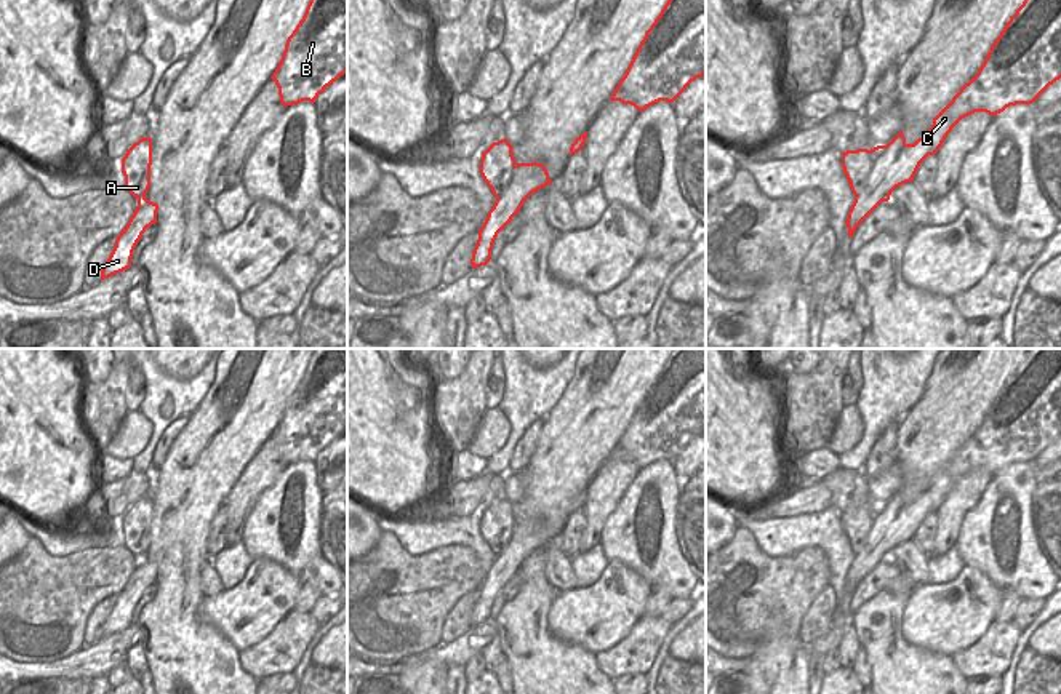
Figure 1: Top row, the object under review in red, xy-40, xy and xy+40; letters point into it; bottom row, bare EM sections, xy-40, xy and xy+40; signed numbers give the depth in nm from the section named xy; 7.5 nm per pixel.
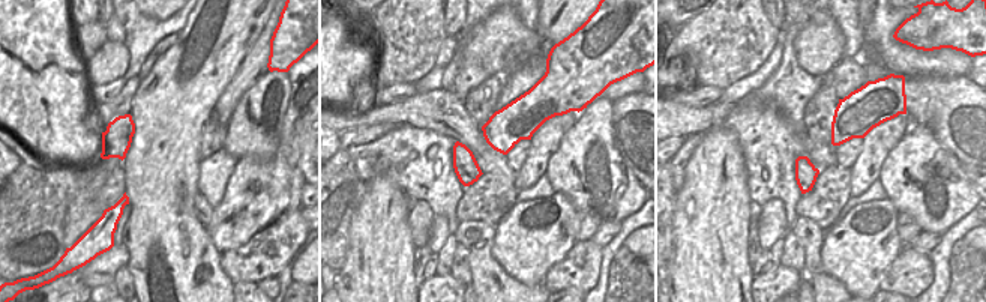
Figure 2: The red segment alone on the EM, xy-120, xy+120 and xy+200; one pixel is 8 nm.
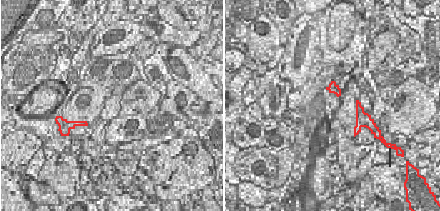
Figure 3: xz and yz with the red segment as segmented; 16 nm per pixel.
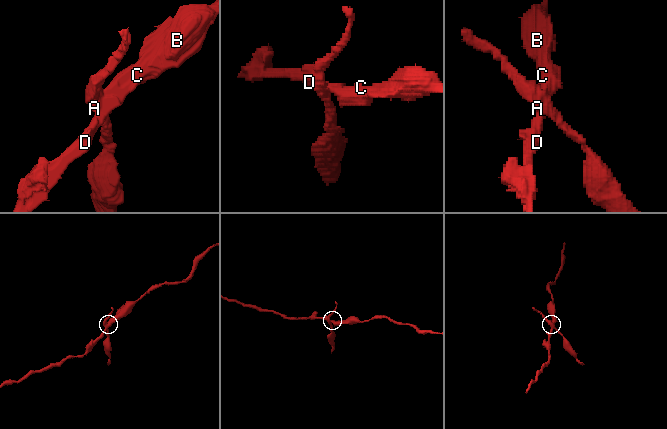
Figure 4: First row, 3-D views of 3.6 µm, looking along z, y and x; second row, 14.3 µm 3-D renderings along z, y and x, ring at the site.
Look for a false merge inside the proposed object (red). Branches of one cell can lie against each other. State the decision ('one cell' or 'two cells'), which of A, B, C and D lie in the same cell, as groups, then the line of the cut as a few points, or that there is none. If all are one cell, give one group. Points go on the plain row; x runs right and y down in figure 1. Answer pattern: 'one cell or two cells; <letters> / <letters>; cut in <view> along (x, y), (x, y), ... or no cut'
two cells; A / B C D; cut in xy+40 along (871, 509), (872, 530), (869, 539), (855, 555)

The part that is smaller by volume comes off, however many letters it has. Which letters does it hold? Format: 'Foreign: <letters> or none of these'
Foreign: A.

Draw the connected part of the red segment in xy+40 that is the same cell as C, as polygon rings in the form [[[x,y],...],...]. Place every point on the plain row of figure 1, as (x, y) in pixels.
[[[1029,349],[1023,363],[1005,382],[992,401],[978,432],[965,441],[952,459],[933,477],[931,486],[914,502],[907,502],[903,488],[887,502],[871,507],[874,528],[869,540],[848,569],[845,579],[848,595],[882,561],[888,560],[891,550],[912,540],[920,521],[935,513],[952,486],[975,470],[997,473],[1010,464],[1032,462],[1056,438],[1061,437],[1061,349]]]

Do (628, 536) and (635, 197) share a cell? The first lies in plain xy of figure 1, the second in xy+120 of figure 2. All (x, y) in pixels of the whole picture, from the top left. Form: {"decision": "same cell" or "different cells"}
{"decision": "same cell"}

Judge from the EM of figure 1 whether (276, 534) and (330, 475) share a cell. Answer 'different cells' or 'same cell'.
different cells

